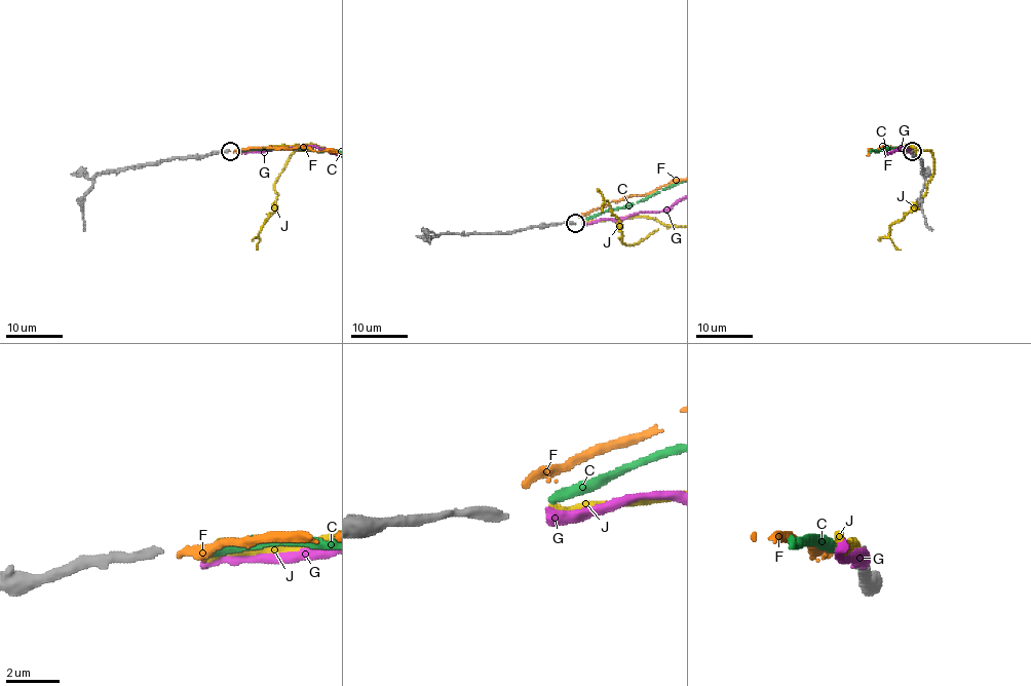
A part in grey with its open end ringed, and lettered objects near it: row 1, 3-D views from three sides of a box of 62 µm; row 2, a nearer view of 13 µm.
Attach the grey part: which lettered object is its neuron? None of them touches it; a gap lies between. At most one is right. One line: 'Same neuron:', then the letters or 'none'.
Same neuron: J

